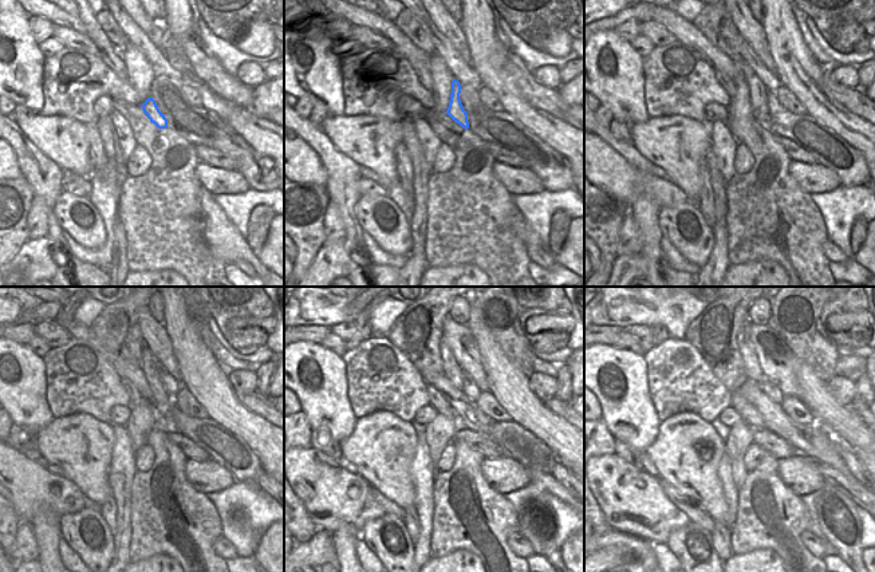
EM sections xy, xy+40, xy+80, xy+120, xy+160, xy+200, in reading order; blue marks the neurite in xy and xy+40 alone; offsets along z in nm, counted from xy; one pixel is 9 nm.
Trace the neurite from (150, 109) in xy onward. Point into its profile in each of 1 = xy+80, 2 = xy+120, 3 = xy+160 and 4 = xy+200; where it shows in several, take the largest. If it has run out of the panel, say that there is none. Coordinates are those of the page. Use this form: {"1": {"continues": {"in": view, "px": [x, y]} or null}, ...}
{"1": {"continues": {"in": "xy+80", "px": [759, 93]}}, "2": {"continues": {"in": "xy+120", "px": [161, 402]}}, "3": {"continues": {"in": "xy+160", "px": [452, 370]}}, "4": {"continues": {"in": "xy+200", "px": [753, 371]}}}

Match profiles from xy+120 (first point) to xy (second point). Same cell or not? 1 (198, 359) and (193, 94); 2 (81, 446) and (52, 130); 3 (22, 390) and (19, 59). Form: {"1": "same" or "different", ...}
{"1": "different", "2": "same", "3": "same"}

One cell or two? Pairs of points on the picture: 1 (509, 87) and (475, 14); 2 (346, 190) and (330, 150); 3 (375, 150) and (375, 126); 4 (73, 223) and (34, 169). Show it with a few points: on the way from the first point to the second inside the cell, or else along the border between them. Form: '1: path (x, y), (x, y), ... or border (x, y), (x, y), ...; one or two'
1: path (495, 68), (480, 32); one
2: path (343, 181), (341, 169), (332, 160); one
3: path (375, 145), (375, 131); one
4: border (62, 190), (54, 206), (54, 217), (63, 229); two

